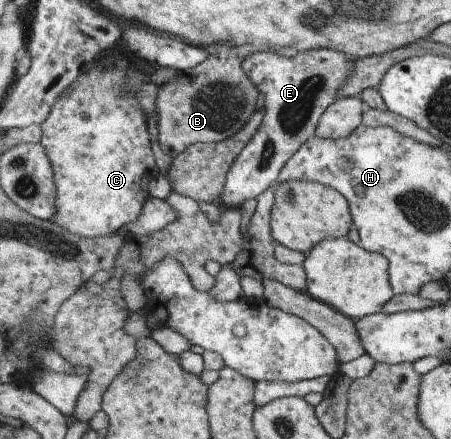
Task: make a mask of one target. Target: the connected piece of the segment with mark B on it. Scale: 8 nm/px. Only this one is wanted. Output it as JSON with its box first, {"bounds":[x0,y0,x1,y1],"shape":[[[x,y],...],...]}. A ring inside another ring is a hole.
{"bounds":[157,45,260,159],"shape":[[[222,45],[218,54],[198,66],[179,72],[177,82],[161,86],[157,98],[159,144],[175,159],[196,143],[217,143],[240,132],[256,113],[260,91],[244,70],[246,52]]]}

